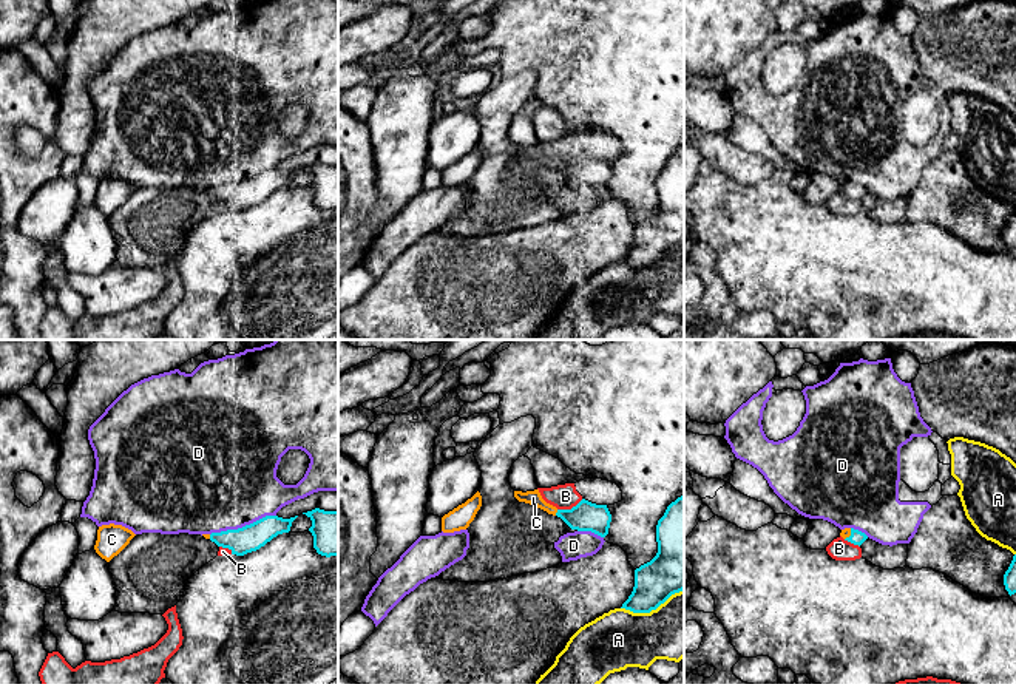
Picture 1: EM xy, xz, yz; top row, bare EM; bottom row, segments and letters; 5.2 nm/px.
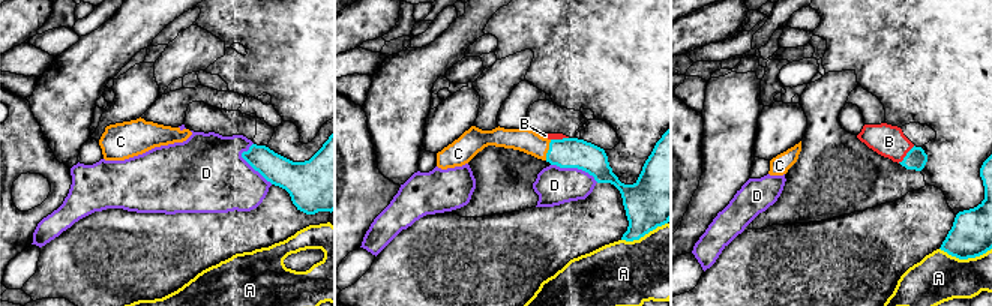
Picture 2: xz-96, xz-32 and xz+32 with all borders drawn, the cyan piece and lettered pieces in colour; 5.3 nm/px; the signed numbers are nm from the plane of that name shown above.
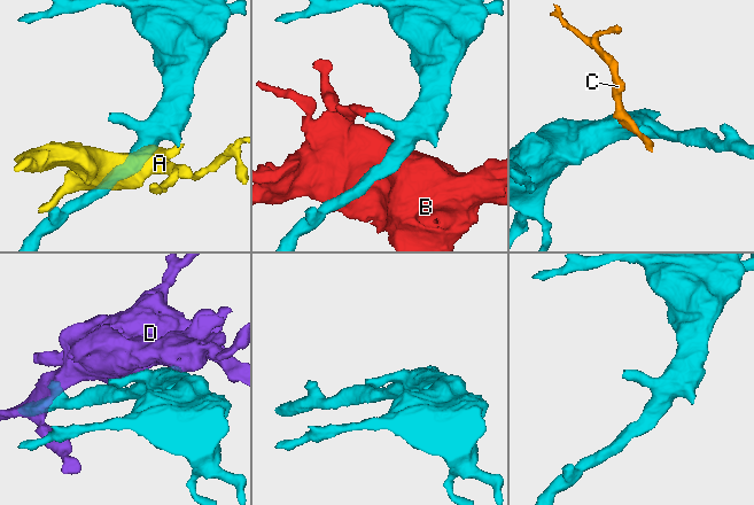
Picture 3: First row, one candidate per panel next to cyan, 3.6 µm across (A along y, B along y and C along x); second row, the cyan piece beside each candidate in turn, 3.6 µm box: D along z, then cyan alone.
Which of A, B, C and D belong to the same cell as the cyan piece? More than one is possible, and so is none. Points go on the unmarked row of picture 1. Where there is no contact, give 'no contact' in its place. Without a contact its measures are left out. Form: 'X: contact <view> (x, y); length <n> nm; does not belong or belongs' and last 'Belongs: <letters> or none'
A: contact xz (652, 263); length 340 nm; does not belong
B: contact xz (572, 162); length 150 nm; does not belong
C: contact xz (556, 167); length 40 nm; belongs
D: contact xy (243, 181); length 360 nm; does not belong
Belongs: C

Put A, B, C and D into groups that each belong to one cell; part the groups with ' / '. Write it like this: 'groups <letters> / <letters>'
groups A / B / C / D

